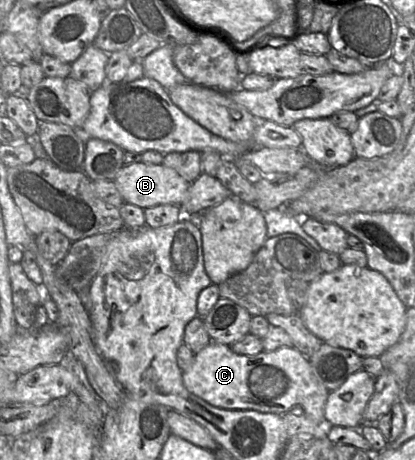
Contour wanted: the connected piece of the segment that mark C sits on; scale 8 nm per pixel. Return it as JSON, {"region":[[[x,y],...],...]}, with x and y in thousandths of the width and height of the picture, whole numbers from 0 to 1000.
{"region":[[[508,743],[470,770],[458,802],[439,813],[448,846],[499,876],[540,889],[614,891],[684,902],[720,896],[757,920],[776,920],[793,850],[742,778],[708,754],[610,774],[576,772],[554,752]]]}

